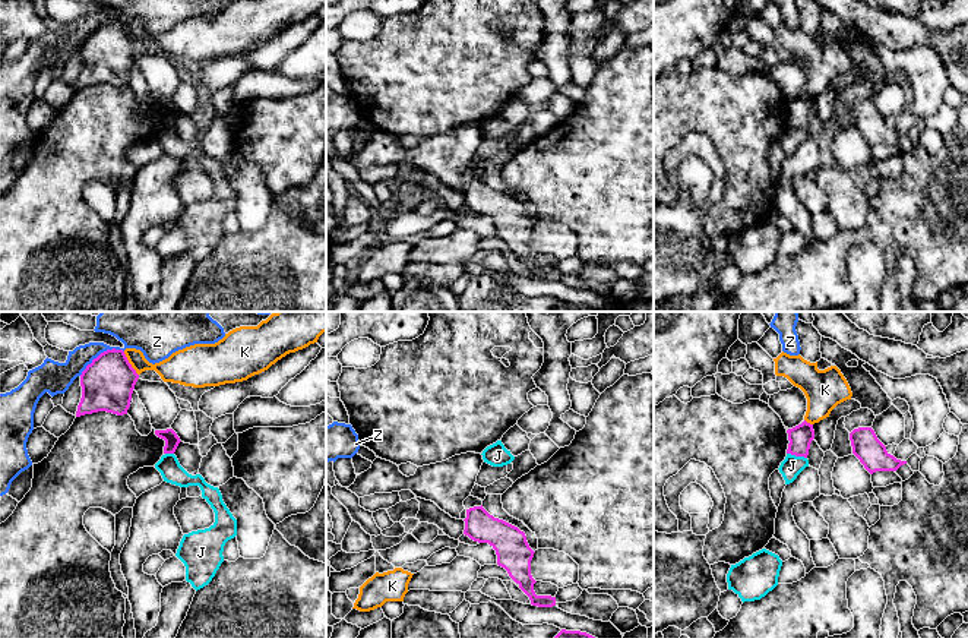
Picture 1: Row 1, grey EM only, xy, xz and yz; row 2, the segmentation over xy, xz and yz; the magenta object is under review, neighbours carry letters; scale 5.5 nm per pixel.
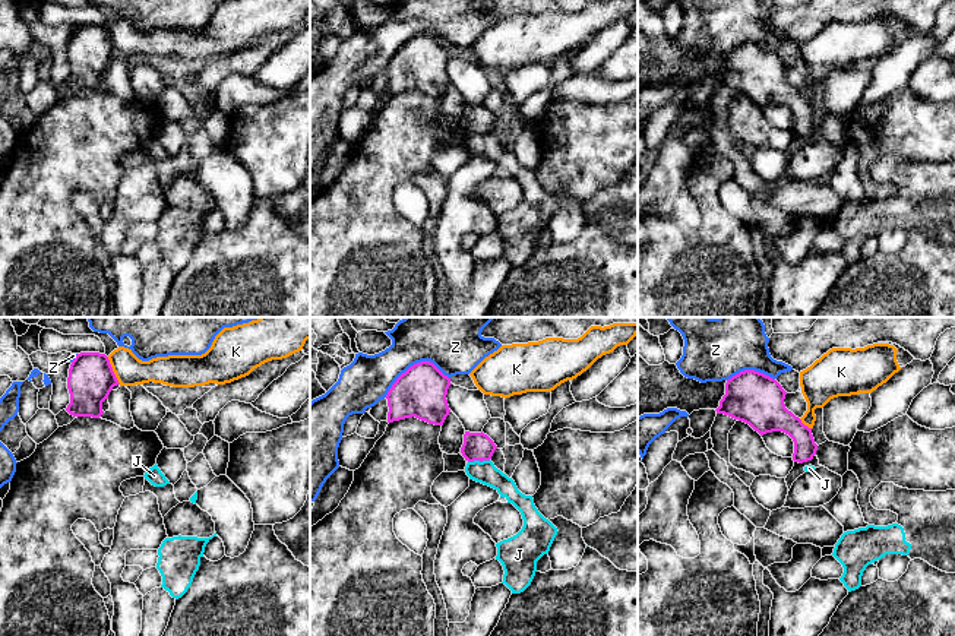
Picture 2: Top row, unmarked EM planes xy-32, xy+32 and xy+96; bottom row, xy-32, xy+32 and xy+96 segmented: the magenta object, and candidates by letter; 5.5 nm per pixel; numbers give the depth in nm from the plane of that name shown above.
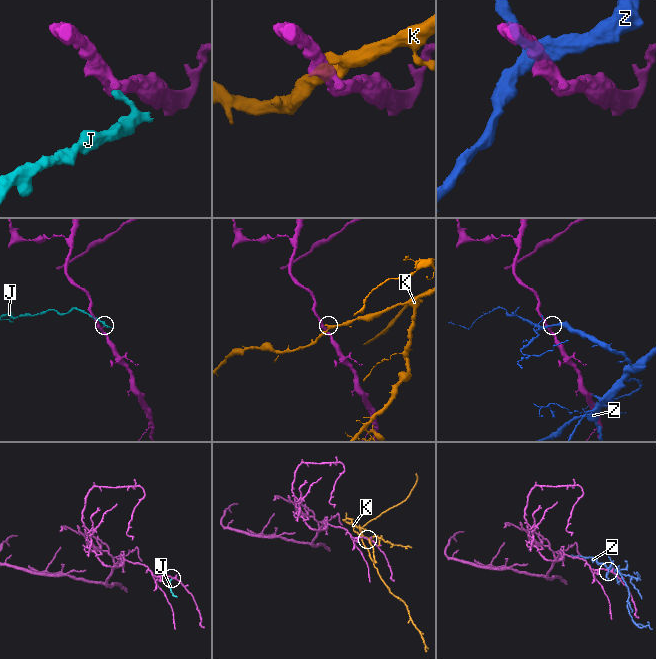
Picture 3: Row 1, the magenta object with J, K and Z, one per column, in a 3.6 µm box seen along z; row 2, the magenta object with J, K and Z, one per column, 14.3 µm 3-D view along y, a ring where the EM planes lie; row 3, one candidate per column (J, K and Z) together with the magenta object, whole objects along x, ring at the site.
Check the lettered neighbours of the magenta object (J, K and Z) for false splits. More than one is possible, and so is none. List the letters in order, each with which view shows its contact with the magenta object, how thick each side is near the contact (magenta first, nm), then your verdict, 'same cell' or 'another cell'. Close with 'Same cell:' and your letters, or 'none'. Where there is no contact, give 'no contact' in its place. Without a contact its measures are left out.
J: meets magenta in yz; 130 nm thick on the magenta side, 110 nm on the other; another cell
K: meets magenta in xy; 280 nm thick on the magenta side, 140 nm on the other; another cell
Z: meets magenta in xy; 280 nm thick on the magenta side, 280 nm on the other; another cell
Same cell: none

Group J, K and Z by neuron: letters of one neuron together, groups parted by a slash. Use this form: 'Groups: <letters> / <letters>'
Groups: J / K / Z

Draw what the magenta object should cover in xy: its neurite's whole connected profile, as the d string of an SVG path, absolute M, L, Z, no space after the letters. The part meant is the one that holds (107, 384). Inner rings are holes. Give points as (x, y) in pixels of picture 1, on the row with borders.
M107 350L80 375L82 398L76 417L107 411L127 414L139 375L123 350Z

